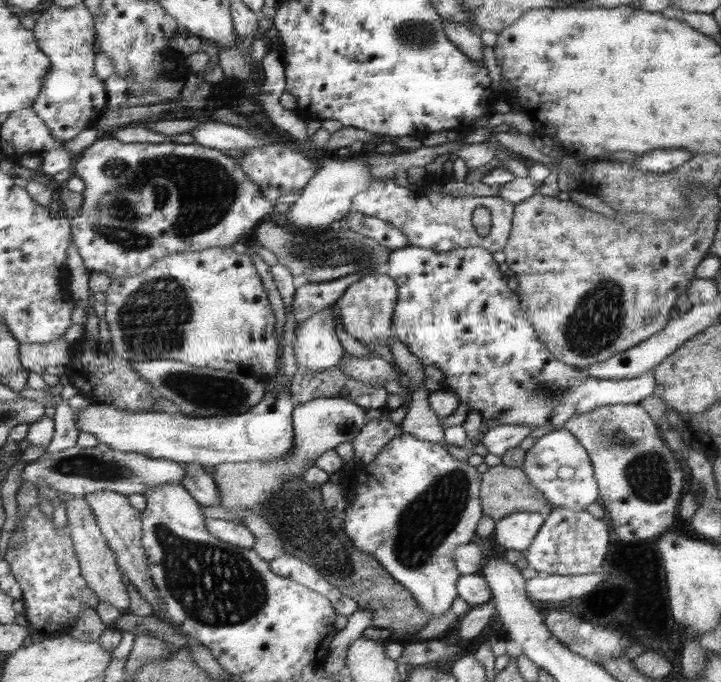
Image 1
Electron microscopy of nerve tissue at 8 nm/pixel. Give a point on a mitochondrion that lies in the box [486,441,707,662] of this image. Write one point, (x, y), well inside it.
(649, 475)

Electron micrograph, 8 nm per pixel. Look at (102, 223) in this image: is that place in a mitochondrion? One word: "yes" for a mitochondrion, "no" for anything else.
yes

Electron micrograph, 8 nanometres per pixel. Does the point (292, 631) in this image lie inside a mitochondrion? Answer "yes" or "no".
no

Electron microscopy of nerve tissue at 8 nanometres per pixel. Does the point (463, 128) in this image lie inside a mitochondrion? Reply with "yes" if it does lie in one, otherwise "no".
no

